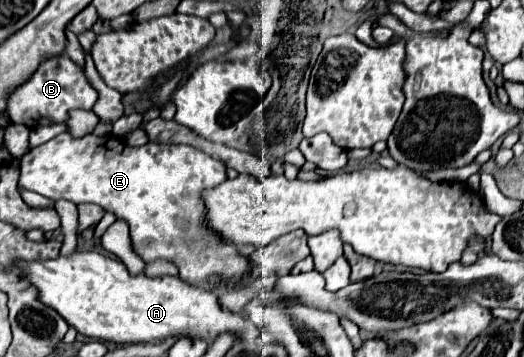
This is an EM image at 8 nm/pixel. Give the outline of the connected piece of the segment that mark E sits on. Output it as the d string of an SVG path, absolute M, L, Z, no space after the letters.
M60 133L54 139L32 147L22 157L22 171L20 171L20 185L28 191L36 191L52 201L68 199L72 203L96 203L104 211L114 213L122 221L128 223L132 231L132 249L146 261L152 263L156 259L170 261L178 267L178 275L182 281L192 285L206 285L210 277L220 277L220 291L234 291L248 283L248 277L254 271L252 261L240 255L236 245L228 245L218 233L212 233L204 223L204 201L202 191L220 185L226 179L226 165L208 157L208 153L200 149L192 149L188 145L168 145L168 143L152 143L132 147L122 139L112 135L84 135L72 137L70 133Z

